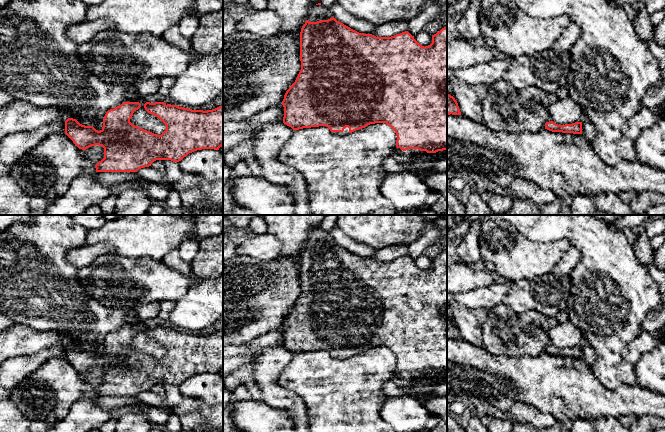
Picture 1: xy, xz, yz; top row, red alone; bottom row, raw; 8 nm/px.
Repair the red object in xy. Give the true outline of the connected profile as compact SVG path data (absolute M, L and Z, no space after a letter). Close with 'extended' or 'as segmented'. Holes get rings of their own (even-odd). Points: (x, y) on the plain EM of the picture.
M124 326L108 334L100 355L93 350L82 349L76 343L68 342L65 345L65 358L79 373L86 374L95 369L104 372L104 382L95 389L96 396L137 396L141 392L151 390L156 384L179 386L194 375L219 374L223 369L223 329L203 335L164 326L146 326L145 334L166 349L166 354L161 359L144 354L130 346L133 337L140 331L139 326Z | as segmented

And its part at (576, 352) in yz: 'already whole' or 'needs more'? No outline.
already whole

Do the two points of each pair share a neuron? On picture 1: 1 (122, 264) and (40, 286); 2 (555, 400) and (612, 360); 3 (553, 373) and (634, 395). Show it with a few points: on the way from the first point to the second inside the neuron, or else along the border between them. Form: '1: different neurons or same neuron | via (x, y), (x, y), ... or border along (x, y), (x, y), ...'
1: different neurons | border along (78, 269), (78, 281), (81, 285)
2: different neurons | border along (591, 367), (596, 377), (606, 387), (611, 389)
3: same neuron | via (573, 388), (583, 396), (614, 396)

